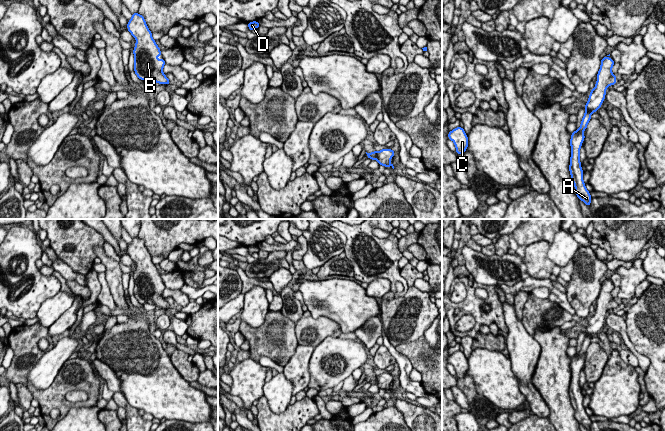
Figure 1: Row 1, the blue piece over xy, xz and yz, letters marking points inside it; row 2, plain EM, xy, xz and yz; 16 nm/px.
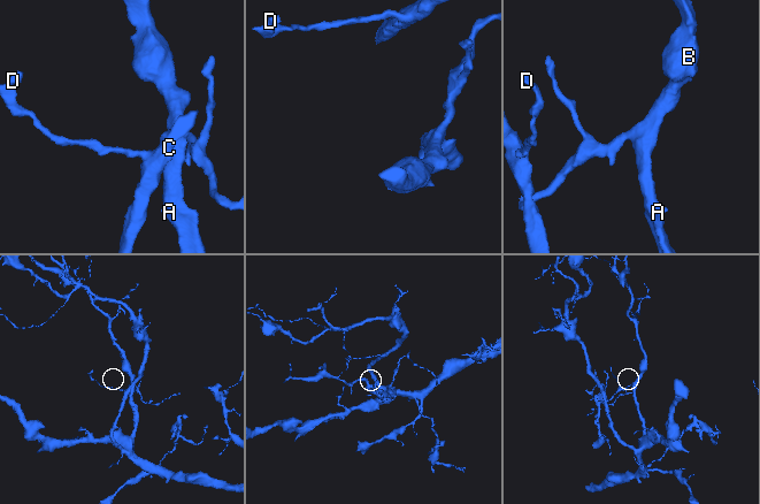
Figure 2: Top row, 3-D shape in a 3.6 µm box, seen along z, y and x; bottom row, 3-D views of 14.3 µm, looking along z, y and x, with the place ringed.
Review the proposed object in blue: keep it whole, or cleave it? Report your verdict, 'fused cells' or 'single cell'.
single cell

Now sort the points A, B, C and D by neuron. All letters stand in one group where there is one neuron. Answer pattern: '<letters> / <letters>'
A B C D

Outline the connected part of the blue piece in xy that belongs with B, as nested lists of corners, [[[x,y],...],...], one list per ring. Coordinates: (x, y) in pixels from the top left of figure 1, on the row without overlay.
[[[138,236],[132,238],[132,242],[127,248],[128,255],[136,263],[133,274],[134,278],[134,295],[140,304],[151,303],[155,307],[170,309],[169,303],[163,297],[163,291],[166,288],[164,283],[157,284],[162,280],[160,272],[152,262],[144,240]]]

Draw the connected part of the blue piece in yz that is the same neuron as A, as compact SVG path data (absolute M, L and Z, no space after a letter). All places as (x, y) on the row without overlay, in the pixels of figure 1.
M610 278L601 283L601 290L596 300L597 306L594 313L590 315L589 323L584 331L585 338L582 342L581 349L571 358L570 363L571 382L569 395L571 403L575 410L575 418L588 431L590 431L592 421L583 405L584 396L582 395L582 388L580 387L580 372L585 363L584 354L587 352L591 343L591 338L601 331L605 323L606 313L612 308L616 309L617 301L612 297L612 291L615 286L609 280Z

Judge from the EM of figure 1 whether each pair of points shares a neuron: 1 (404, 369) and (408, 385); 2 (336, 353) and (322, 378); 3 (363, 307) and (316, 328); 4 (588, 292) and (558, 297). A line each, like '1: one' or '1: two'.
1: one
2: one
3: two
4: two

